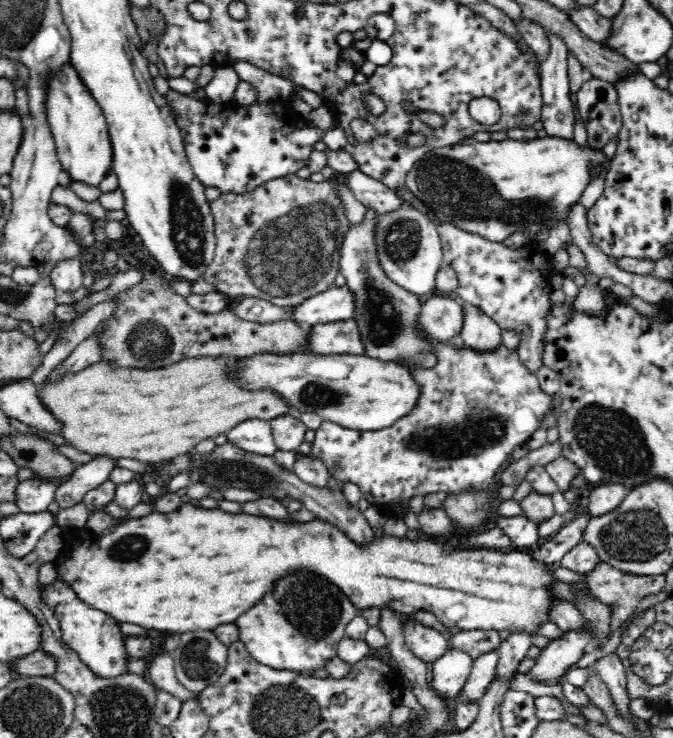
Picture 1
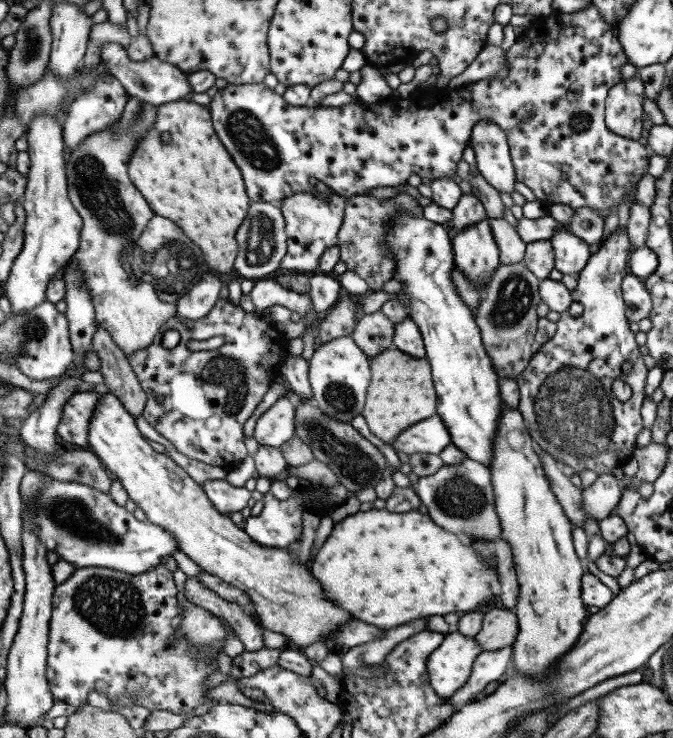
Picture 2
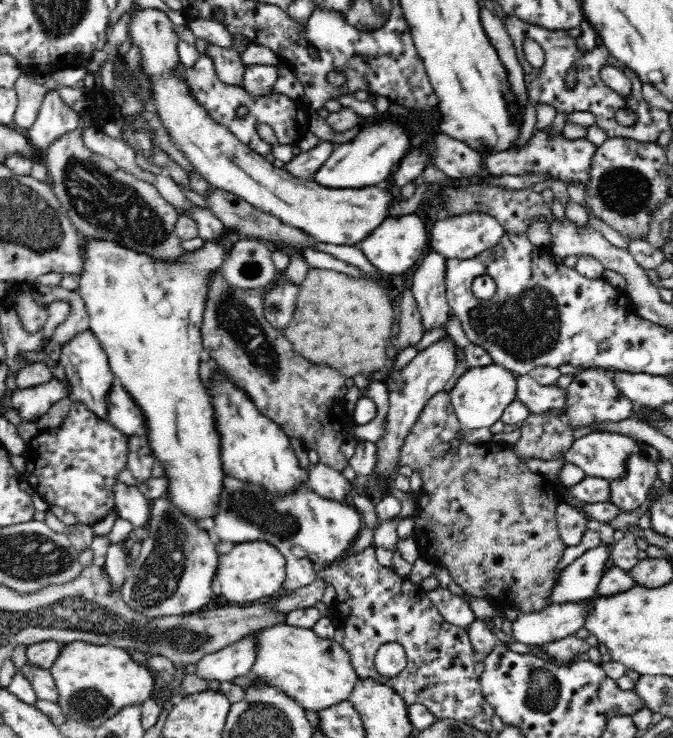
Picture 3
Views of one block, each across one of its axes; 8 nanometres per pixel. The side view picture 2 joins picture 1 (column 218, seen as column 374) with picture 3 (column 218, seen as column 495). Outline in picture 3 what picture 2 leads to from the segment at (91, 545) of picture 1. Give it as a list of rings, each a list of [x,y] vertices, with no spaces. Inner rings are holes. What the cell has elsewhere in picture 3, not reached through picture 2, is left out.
[[[253,541],[236,543],[228,554],[219,557],[218,576],[215,581],[220,601],[242,605],[260,598],[270,601],[278,597],[283,592],[286,576],[285,556],[266,541]]]

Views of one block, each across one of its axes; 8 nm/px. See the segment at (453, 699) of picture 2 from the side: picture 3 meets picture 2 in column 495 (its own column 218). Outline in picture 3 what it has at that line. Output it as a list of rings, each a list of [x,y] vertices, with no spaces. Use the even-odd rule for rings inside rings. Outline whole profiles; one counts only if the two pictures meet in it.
[[[249,635],[236,643],[202,657],[196,663],[196,676],[202,680],[231,681],[250,674],[258,652],[256,636]]]

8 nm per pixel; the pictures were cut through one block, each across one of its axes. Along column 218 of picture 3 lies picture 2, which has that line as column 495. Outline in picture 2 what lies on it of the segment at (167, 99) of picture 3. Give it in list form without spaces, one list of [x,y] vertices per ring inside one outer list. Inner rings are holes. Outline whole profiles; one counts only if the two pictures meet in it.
[[[479,120],[469,142],[476,153],[478,172],[499,192],[514,192],[516,182],[506,133],[491,120]]]

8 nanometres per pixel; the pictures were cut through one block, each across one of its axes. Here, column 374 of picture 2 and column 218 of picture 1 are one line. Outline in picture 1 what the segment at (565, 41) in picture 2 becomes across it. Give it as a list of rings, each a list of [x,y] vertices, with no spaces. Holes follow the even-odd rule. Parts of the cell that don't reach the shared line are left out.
[[[169,90],[165,100],[173,112],[176,124],[180,127],[187,160],[196,178],[205,186],[219,188],[222,193],[245,193],[267,183],[272,179],[279,179],[286,175],[295,175],[298,170],[307,166],[307,161],[314,150],[314,144],[320,142],[324,132],[300,112],[286,106],[281,99],[272,99],[262,104],[238,105],[232,99],[228,102],[212,102],[207,97],[195,100],[186,95]]]

